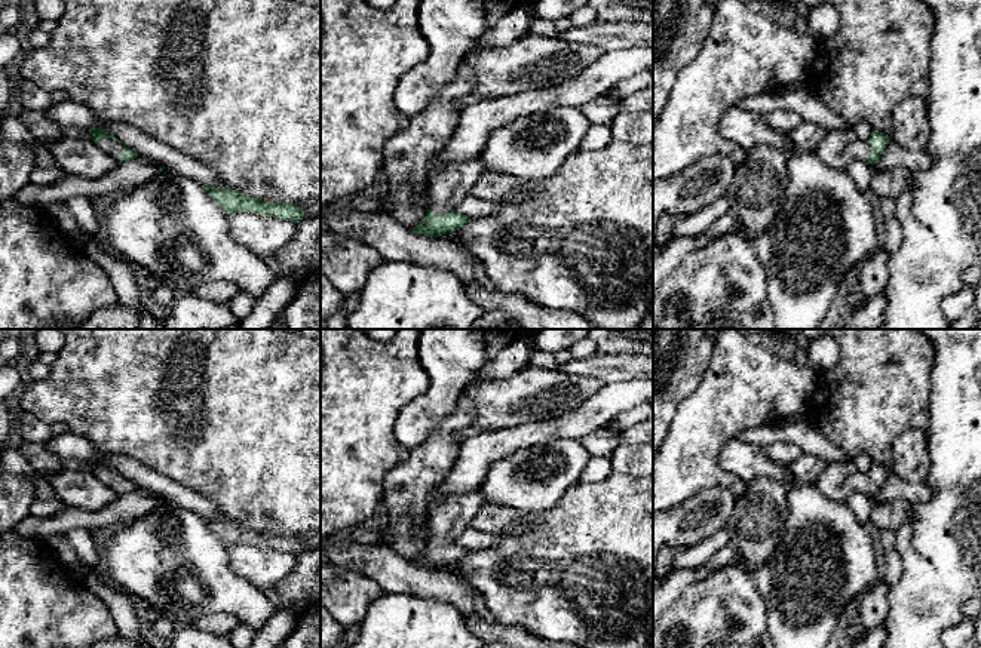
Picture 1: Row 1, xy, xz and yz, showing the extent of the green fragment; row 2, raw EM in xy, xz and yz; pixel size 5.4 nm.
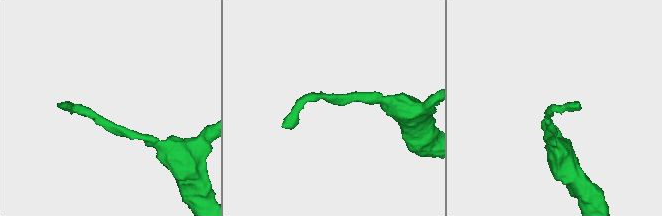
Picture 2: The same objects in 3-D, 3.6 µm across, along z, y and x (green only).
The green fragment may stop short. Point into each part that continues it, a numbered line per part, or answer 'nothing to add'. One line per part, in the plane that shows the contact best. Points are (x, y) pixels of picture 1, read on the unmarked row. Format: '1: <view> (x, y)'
1: xy (112, 479)

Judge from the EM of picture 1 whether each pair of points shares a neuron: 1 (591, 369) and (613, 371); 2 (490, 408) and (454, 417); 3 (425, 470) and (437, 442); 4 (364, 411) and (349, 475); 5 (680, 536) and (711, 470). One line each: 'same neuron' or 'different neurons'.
1: same neuron
2: different neurons
3: same neuron
4: same neuron
5: different neurons

